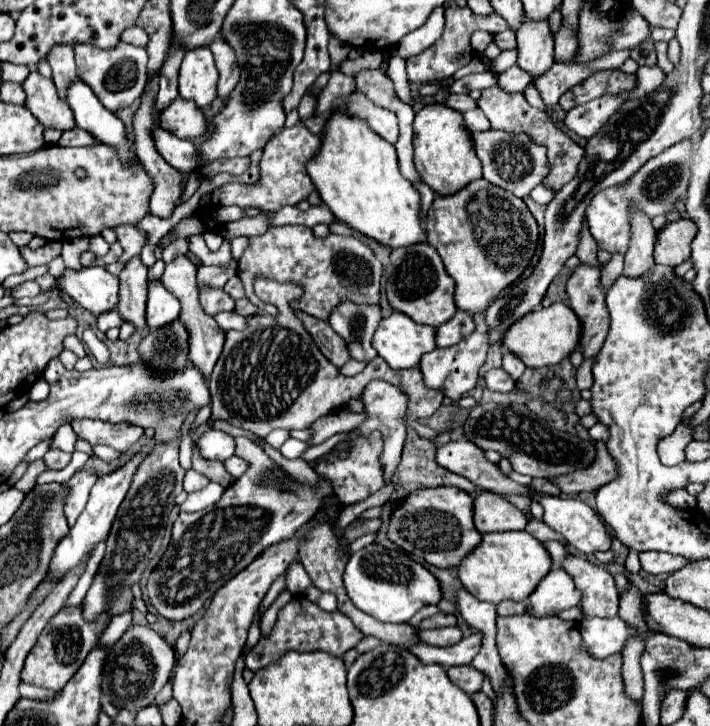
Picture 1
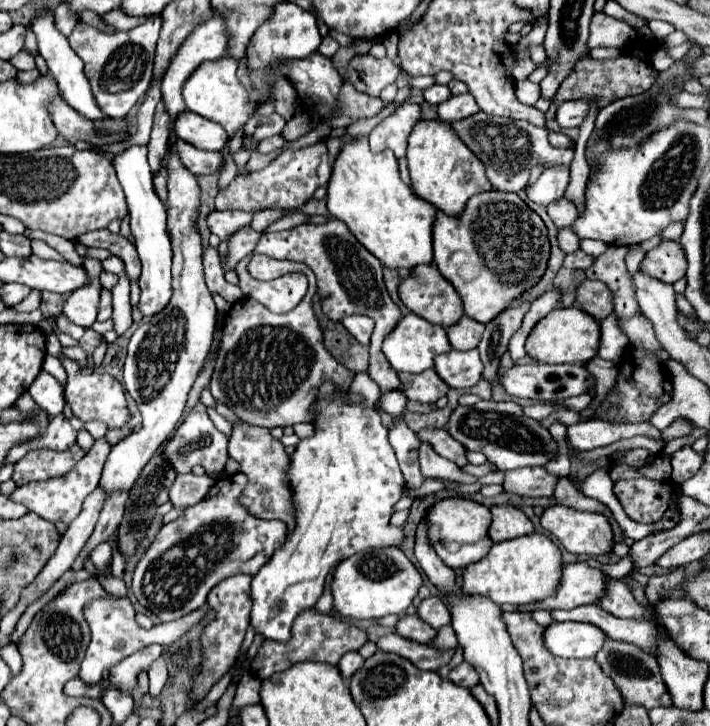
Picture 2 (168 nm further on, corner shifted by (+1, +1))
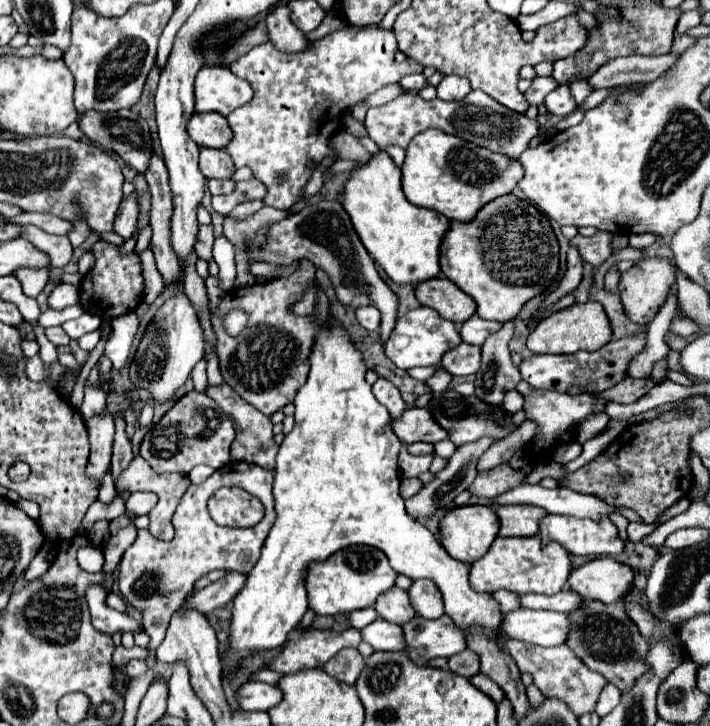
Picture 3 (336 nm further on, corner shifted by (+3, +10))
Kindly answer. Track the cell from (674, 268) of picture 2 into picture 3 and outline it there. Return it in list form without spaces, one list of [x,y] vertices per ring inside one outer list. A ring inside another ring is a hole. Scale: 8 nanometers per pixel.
[[[653,257],[653,259],[637,261],[631,269],[627,269],[621,275],[621,281],[619,281],[619,295],[625,307],[627,319],[637,325],[649,325],[655,319],[657,311],[665,305],[673,285],[675,285],[675,265],[669,259]]]

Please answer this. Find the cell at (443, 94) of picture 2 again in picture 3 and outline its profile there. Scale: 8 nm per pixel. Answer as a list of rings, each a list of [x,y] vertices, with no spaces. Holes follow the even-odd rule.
[[[411,73],[411,75],[405,75],[401,81],[401,87],[407,91],[407,89],[423,89],[427,83],[425,83],[425,77],[421,73]]]

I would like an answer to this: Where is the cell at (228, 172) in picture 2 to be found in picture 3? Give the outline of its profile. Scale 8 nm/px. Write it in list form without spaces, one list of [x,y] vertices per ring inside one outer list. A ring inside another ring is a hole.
[[[217,179],[209,181],[207,187],[209,187],[211,195],[227,195],[227,193],[235,191],[235,185],[227,185],[227,181],[217,181]]]

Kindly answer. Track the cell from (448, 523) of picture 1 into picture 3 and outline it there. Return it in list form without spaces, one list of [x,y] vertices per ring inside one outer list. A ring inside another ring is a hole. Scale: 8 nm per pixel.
[[[487,505],[451,507],[451,509],[447,509],[445,517],[441,519],[439,529],[441,529],[441,545],[445,547],[445,551],[457,561],[473,563],[479,557],[483,557],[487,553],[487,549],[491,547],[491,543],[495,541],[495,537],[499,533],[499,517]]]

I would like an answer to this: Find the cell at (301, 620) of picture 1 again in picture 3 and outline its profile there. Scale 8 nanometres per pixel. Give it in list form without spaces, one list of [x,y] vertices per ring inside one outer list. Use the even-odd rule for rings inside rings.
[[[299,627],[289,633],[289,641],[285,643],[283,651],[279,657],[275,657],[269,665],[269,669],[275,669],[279,673],[297,673],[303,669],[321,669],[335,653],[339,653],[345,647],[357,647],[361,643],[361,633],[357,629],[347,629],[341,633],[331,633],[331,631],[301,631]]]

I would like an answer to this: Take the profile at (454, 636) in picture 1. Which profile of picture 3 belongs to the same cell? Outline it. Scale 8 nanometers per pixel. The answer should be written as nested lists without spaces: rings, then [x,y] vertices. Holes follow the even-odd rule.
[[[391,587],[389,591],[381,593],[381,597],[377,597],[377,601],[375,601],[375,611],[379,613],[379,617],[383,617],[385,621],[391,621],[395,625],[403,625],[405,621],[411,621],[415,617],[407,591],[399,589],[399,587]]]

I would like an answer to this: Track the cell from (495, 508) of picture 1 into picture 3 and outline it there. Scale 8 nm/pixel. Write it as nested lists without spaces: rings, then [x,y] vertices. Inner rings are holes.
[[[505,505],[497,509],[501,521],[501,537],[533,537],[539,533],[539,519],[549,515],[541,507],[529,505]]]

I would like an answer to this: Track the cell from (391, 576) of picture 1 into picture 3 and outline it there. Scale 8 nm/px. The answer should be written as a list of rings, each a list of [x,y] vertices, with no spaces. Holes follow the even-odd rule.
[[[351,545],[345,547],[337,553],[333,553],[327,561],[313,561],[309,563],[309,569],[305,573],[305,587],[307,587],[307,599],[309,599],[309,609],[315,611],[315,615],[337,615],[337,613],[349,613],[357,609],[371,607],[373,601],[385,591],[395,585],[397,571],[391,569],[385,553],[379,549],[373,549],[369,545]]]

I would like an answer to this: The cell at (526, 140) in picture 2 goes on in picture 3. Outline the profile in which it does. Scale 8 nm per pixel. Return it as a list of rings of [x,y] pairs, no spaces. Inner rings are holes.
[[[403,91],[397,99],[389,101],[387,105],[371,107],[367,111],[365,127],[369,129],[369,137],[379,147],[399,145],[407,149],[409,141],[415,135],[427,129],[439,129],[447,135],[455,135],[475,145],[493,149],[497,153],[505,153],[511,159],[519,159],[519,155],[529,147],[529,141],[539,131],[537,121],[531,121],[525,115],[505,109],[503,105],[493,101],[487,93],[481,93],[481,91],[469,91],[461,101],[443,101],[443,99],[425,101],[419,95],[409,95]]]

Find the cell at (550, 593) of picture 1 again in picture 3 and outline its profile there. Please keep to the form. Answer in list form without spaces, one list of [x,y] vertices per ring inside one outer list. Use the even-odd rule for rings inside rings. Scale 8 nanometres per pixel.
[[[599,557],[573,569],[569,587],[583,599],[597,599],[603,603],[617,603],[631,591],[633,569],[613,557]]]

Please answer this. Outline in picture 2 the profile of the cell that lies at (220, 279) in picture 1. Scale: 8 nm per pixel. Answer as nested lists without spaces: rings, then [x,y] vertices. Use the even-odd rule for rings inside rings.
[[[243,226],[243,228],[235,234],[235,238],[229,240],[227,254],[221,258],[223,270],[225,270],[225,272],[227,272],[227,270],[235,270],[235,266],[239,264],[239,260],[253,252],[253,248],[255,248],[259,236],[261,236],[259,232],[251,230],[249,226]]]

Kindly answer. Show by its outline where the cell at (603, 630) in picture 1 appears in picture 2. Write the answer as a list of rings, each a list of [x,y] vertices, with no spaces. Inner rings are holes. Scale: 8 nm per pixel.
[[[553,622],[547,626],[545,646],[561,658],[595,658],[607,634],[587,622]]]

